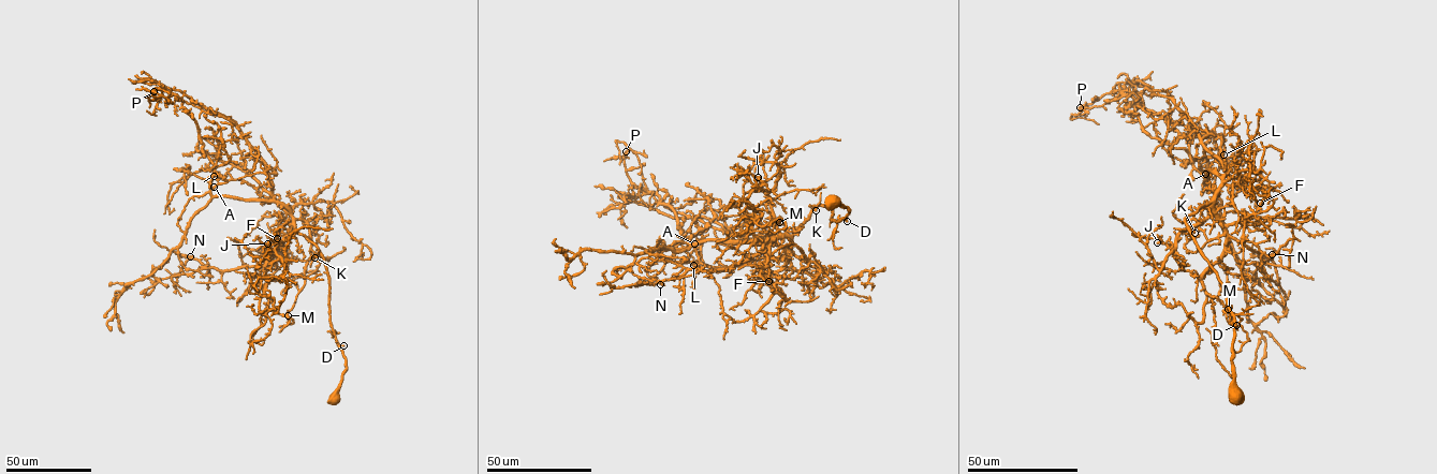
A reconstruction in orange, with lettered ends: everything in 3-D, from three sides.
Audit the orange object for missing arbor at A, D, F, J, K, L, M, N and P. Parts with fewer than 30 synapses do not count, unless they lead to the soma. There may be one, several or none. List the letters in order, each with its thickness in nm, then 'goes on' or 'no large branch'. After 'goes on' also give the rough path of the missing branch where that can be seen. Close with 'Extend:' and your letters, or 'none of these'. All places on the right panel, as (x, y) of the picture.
A: 280 nm thick; no large branch
D: 180 nm thick; no large branch
F: 190 nm thick; no large branch
J: 180 nm thick; no large branch
K: 200 nm thick; no large branch
L: 320 nm thick; no large branch
M: 180 nm thick; no large branch
N: 220 nm thick; no large branch
P: 400 nm thick; no large branch
Extend: none of these

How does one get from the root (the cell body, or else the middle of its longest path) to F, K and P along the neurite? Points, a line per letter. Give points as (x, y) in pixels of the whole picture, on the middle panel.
F: (833, 203), (849, 212), (832, 222), (832, 210), (816, 206), (791, 235), (771, 241), (763, 276), (768, 281)
K: (833, 203), (833, 208), (841, 205), (849, 212), (838, 221), (832, 222), (831, 208), (820, 205), (816, 210)
P: (833, 203), (849, 212), (832, 222), (816, 206), (771, 258), (665, 207), (626, 151)

